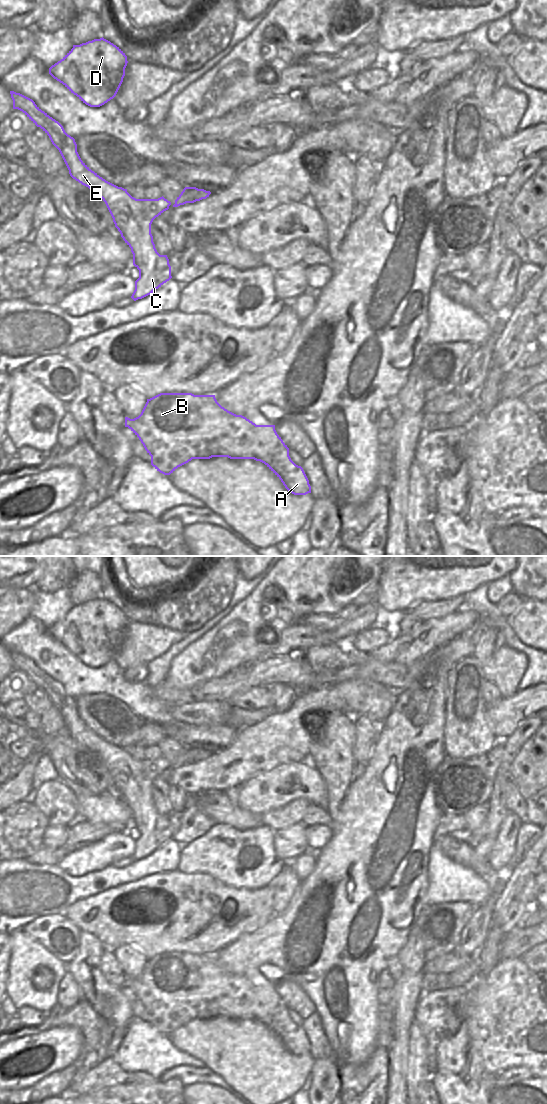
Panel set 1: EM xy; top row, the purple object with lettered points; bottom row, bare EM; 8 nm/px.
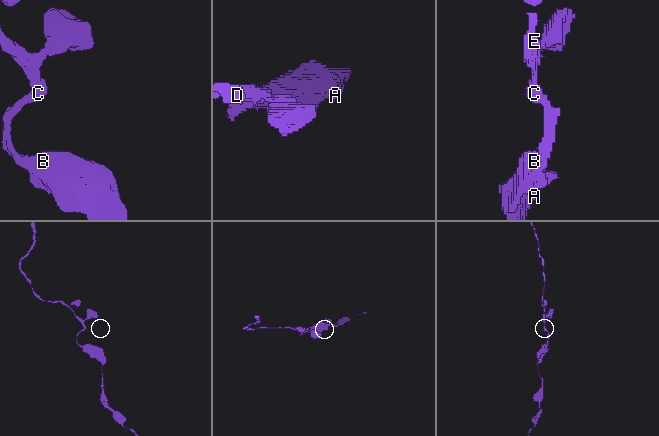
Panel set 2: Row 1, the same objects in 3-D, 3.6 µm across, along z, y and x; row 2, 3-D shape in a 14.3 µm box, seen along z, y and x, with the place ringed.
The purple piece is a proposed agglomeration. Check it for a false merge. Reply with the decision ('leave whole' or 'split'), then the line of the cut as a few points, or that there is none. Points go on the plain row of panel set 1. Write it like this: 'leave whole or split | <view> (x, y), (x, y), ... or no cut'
leave whole | no cut

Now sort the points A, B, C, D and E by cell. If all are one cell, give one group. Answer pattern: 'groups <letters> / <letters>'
groups A B C D E

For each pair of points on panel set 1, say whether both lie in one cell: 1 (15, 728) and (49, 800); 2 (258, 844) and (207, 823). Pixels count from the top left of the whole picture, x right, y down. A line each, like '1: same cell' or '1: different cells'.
1: different cells
2: different cells

